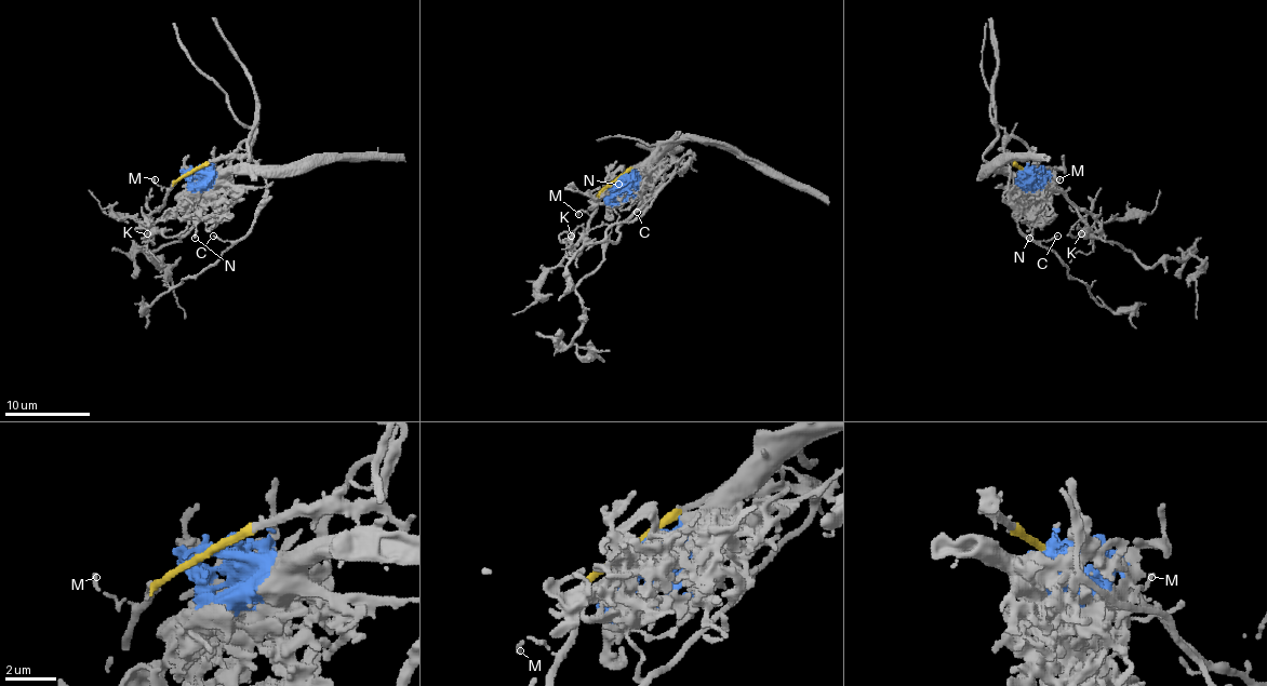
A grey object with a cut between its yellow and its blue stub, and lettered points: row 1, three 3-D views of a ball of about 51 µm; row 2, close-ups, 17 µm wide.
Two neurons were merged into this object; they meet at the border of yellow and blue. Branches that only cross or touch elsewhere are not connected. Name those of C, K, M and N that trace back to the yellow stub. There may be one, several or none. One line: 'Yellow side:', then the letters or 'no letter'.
Yellow side: C, K, M

